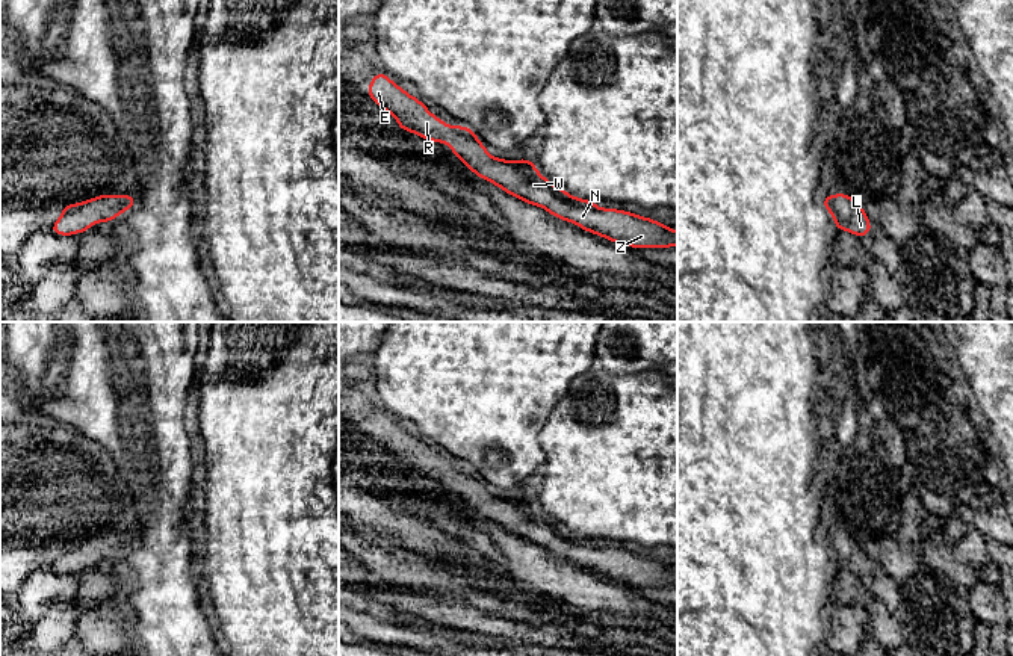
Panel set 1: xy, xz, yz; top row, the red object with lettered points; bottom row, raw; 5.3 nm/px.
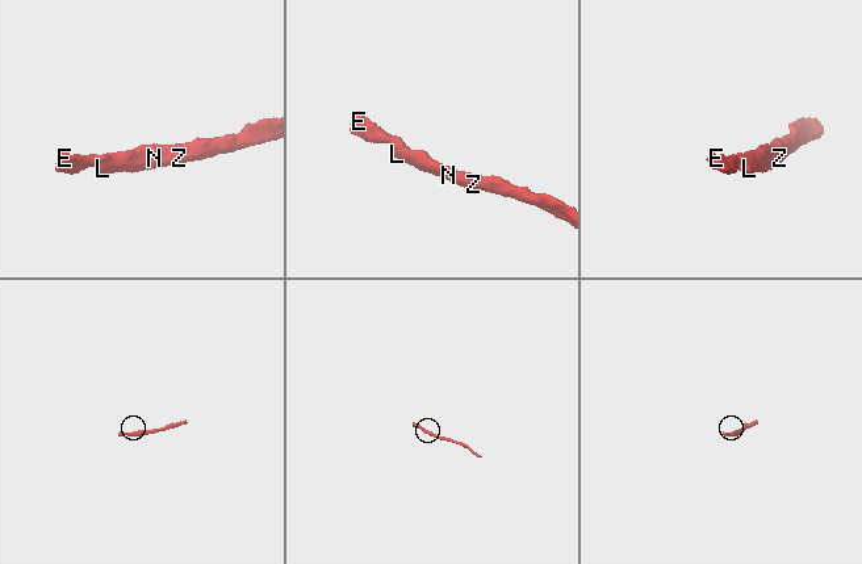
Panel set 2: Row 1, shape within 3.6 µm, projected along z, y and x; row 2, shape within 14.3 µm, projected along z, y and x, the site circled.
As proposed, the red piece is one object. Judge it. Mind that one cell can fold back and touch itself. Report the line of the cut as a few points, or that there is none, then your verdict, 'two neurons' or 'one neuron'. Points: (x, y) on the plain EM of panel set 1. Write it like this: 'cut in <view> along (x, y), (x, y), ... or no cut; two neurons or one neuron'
no cut; one neuron

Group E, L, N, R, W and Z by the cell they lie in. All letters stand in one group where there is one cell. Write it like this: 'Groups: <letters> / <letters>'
Groups: E L N R W Z

